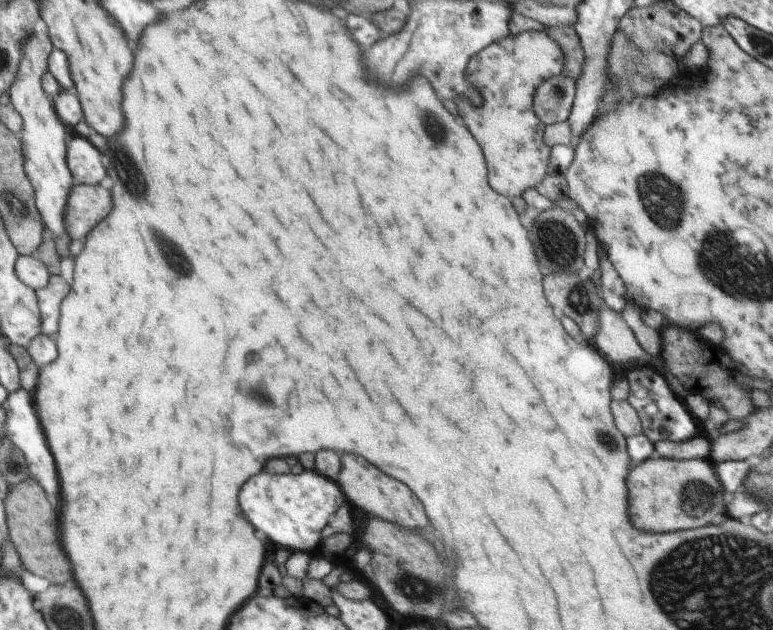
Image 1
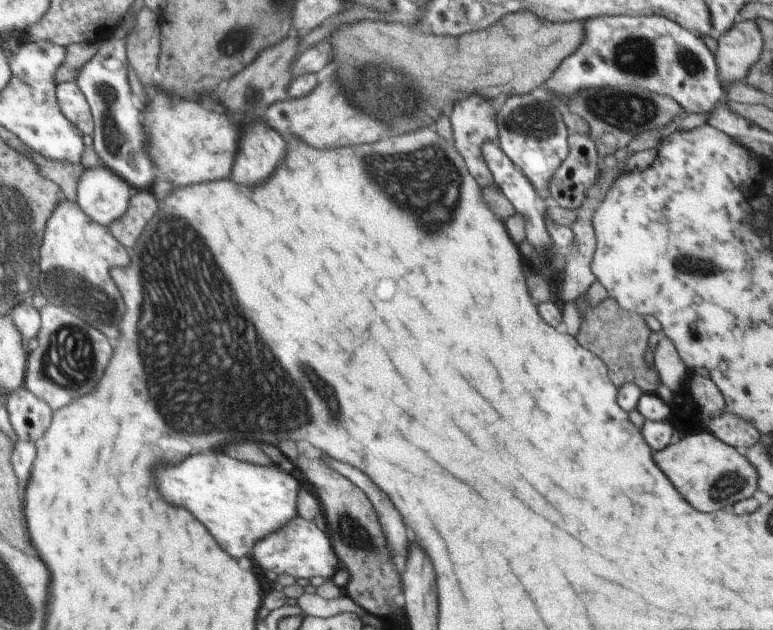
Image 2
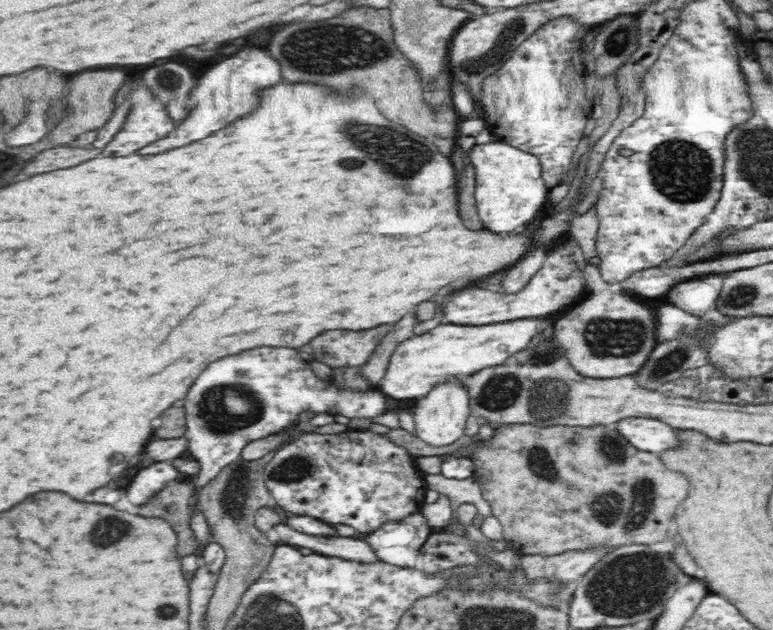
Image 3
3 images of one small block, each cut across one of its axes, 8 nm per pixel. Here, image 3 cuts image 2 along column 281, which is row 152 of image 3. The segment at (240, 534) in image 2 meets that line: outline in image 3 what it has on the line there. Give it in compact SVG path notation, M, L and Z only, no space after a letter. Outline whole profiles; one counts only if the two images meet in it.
M498 140L486 144L475 144L469 152L475 170L475 201L478 204L478 214L484 226L492 232L518 232L526 228L534 216L548 209L549 191L542 178L542 165L537 156L530 154L518 147Z

